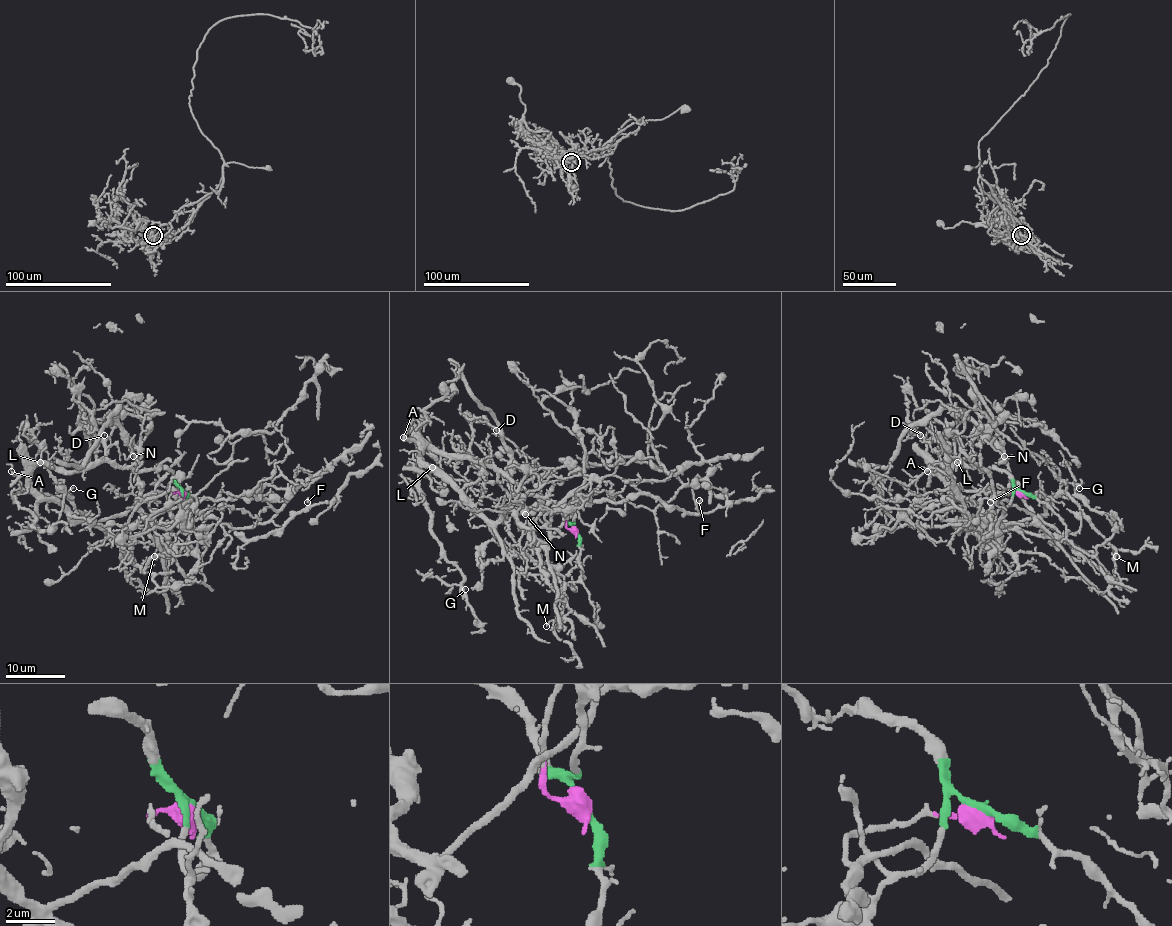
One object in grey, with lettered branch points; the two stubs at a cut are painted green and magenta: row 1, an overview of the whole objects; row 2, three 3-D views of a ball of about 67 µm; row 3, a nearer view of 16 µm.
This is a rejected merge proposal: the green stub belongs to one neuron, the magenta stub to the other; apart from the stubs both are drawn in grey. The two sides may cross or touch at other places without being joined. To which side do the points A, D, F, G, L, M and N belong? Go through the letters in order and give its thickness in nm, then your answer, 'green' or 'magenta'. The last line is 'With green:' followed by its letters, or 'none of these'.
A: calibre 120 nm; green
D: calibre 120 nm; green
F: calibre 140 nm; magenta
G: calibre 110 nm; green
L: calibre 110 nm; green
M: calibre 100 nm; green
N: calibre 400 nm; green
With green: A, D, G, L, M, N

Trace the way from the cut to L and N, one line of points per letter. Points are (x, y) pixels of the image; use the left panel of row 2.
L: (184, 490), (169, 469), (117, 468), (102, 462), (88, 469), (57, 471), (48, 464), (39, 462)
N: (184, 490), (181, 487), (182, 523), (163, 528), (137, 504), (139, 480), (133, 456)

